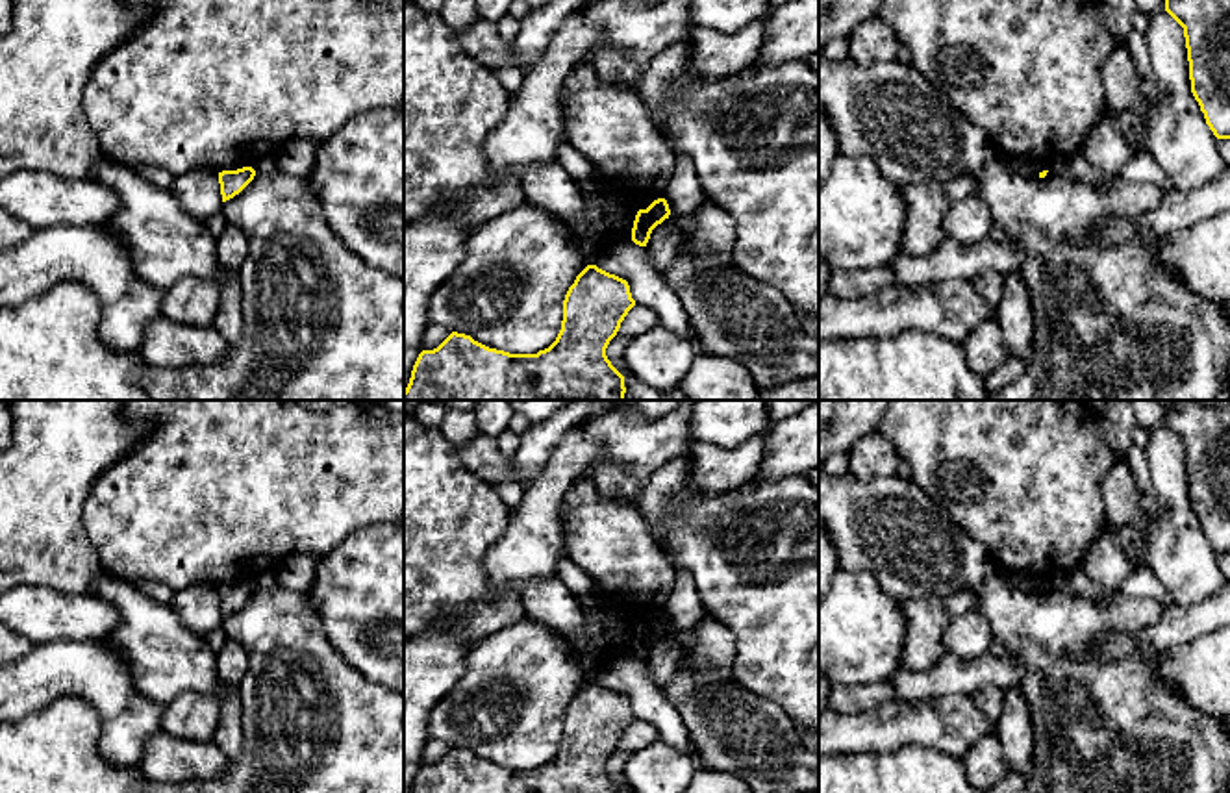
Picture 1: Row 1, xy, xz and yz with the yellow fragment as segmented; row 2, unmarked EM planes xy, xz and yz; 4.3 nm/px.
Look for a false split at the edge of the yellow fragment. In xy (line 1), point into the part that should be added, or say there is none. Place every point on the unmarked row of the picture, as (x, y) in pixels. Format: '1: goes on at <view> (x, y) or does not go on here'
1: does not go on here

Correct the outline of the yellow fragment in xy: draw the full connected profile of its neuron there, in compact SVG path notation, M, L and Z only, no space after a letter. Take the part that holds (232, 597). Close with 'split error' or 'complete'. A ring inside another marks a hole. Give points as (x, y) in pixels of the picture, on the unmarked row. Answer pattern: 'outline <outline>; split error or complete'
outline M252 582L219 587L222 617L239 610L256 591Z; complete

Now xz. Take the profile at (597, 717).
outline M587 680L565 710L561 745L548 763L509 769L452 747L437 763L419 769L411 793L624 793L608 774L606 763L634 721L626 695Z; complete

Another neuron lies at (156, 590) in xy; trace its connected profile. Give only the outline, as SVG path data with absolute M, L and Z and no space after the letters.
M135 580L133 584L141 593L144 593L159 602L165 602L165 604L170 604L170 600L176 593L170 585L167 585L163 582L156 582L156 580Z

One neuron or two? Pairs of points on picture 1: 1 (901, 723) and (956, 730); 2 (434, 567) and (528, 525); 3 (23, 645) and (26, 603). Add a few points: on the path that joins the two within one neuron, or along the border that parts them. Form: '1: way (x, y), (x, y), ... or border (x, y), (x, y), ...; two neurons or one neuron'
1: way (914, 723), (943, 723); one neuron
2: border (514, 508), (506, 532), (486, 554), (489, 580); two neurons
3: border (19, 634), (34, 643); two neurons

